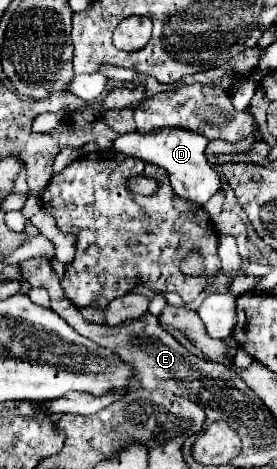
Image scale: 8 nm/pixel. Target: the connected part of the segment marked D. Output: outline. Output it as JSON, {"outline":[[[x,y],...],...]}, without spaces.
{"outline":[[[166,128],[166,130],[158,130],[154,134],[138,134],[137,131],[126,133],[120,136],[114,142],[114,150],[126,154],[126,156],[134,156],[134,158],[142,158],[150,164],[162,166],[168,176],[170,176],[170,184],[172,184],[172,192],[176,198],[186,198],[198,206],[204,206],[218,190],[220,190],[220,174],[216,172],[216,168],[212,168],[206,160],[206,150],[208,146],[208,138],[198,134],[198,132],[190,132],[190,130],[178,130],[178,128]]]}

